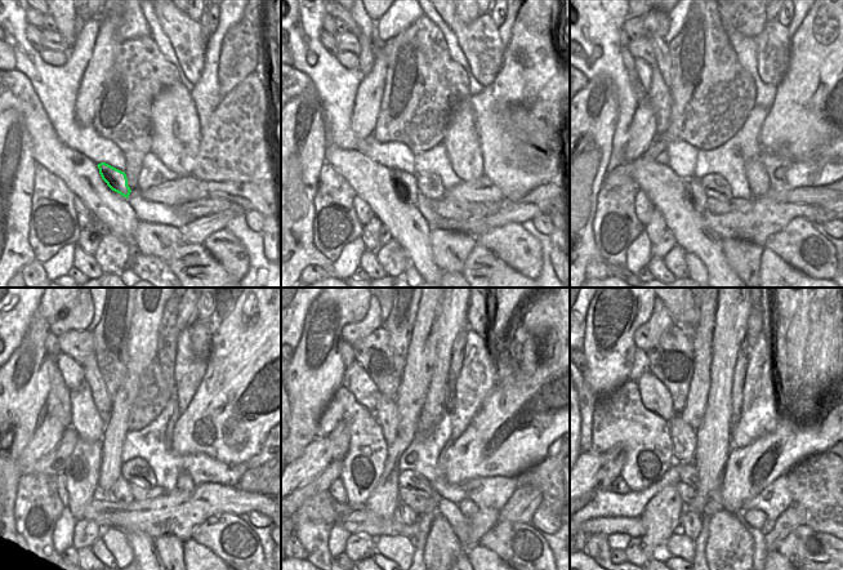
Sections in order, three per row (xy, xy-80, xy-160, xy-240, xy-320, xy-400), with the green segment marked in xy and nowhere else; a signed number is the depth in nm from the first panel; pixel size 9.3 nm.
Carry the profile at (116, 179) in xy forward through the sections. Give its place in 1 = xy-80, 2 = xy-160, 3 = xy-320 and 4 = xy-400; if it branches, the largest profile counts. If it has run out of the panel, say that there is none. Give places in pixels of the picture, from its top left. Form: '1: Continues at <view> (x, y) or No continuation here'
1: Continues at xy-80 (402, 182)
2: Continues at xy-160 (695, 196)
3: Continues at xy-320 (402, 513)
4: Continues at xy-400 (691, 522).

